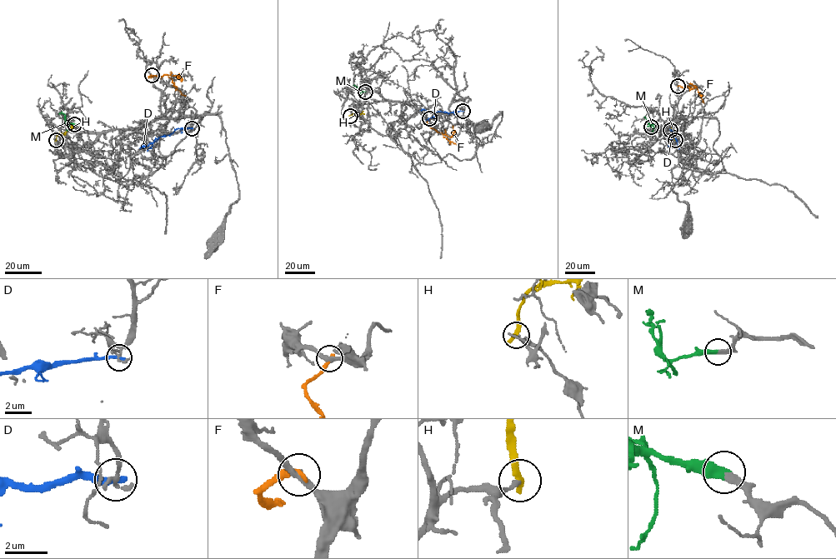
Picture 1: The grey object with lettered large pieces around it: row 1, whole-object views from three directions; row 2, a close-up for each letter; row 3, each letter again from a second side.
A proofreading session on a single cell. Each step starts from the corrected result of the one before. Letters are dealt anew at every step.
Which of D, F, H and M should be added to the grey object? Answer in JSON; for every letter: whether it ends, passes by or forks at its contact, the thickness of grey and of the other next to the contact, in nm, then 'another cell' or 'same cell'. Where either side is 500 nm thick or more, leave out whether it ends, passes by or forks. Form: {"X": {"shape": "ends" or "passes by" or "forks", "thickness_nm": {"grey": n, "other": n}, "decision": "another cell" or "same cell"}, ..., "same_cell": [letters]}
{"D": {"shape": "ends", "thickness_nm": {"grey": 260, "other": 320}, "decision": "another cell"}, "F": {"shape": "ends", "thickness_nm": {"grey": 280, "other": 320}, "decision": "another cell"}, "H": {"shape": "ends", "thickness_nm": {"grey": 170, "other": 360}, "decision": "another cell"}, "M": {"shape": "ends", "thickness_nm": {"grey": 320, "other": 440}, "decision": "same cell"}, "same_cell": ["M"]}

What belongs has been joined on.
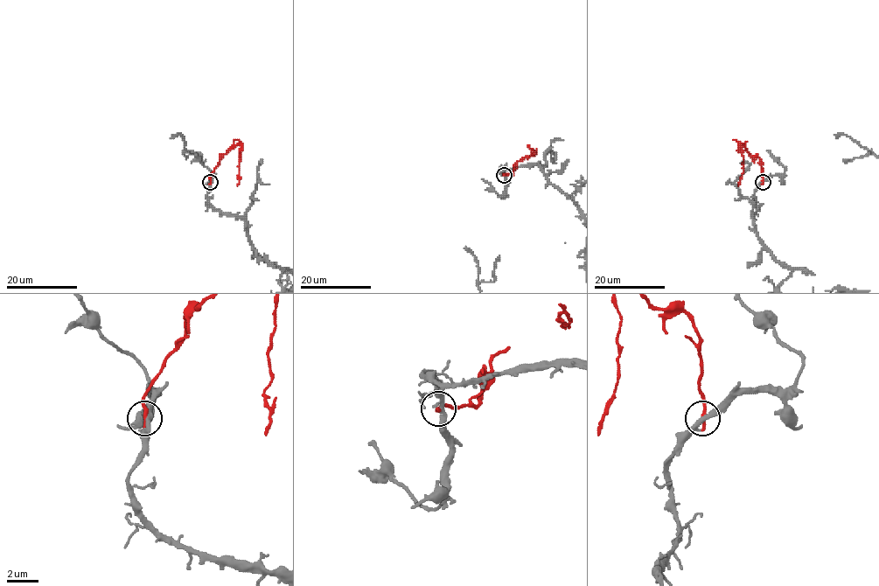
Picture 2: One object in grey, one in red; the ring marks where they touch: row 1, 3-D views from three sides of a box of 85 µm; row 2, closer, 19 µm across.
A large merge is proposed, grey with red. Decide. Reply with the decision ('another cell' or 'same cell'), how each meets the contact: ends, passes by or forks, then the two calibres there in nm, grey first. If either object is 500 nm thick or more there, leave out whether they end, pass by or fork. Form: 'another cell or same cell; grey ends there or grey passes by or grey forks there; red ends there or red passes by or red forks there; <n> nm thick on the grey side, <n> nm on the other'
another cell; grey passes by; red ends there; 280 nm thick on the grey side, 280 nm on the other

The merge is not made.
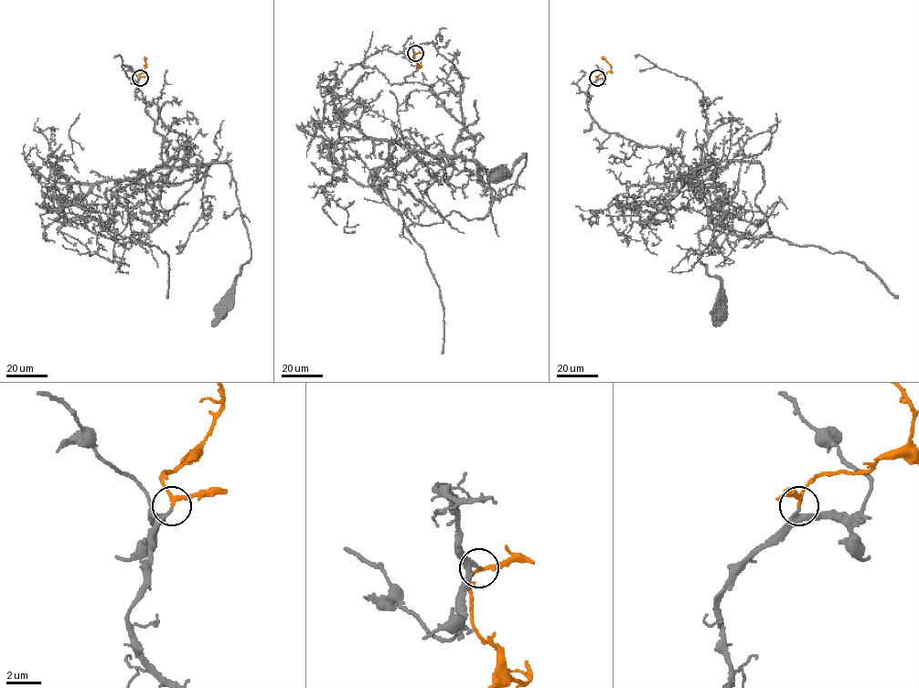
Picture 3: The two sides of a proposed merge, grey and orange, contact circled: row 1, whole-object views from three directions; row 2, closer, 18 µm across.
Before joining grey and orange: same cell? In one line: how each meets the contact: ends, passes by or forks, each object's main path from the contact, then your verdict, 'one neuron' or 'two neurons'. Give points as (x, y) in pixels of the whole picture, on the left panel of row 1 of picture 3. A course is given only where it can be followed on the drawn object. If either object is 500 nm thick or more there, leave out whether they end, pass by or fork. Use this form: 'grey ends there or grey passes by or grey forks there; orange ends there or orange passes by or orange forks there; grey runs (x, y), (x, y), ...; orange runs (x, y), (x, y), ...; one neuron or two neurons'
grey passes by; orange passes by; grey runs (140, 78), (135, 93), (187, 140), (178, 169), (213, 161), (229, 168), (251, 256), (220, 311); orange runs (140, 78), (139, 74), (145, 65), (144, 56); one neuron

